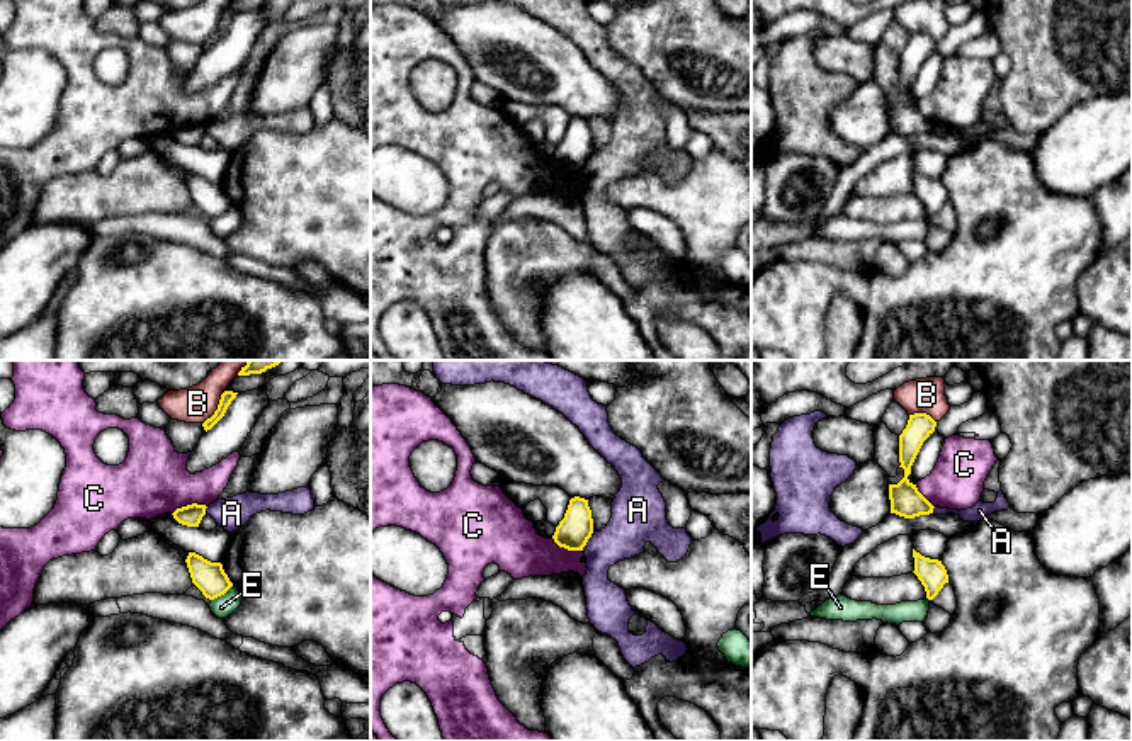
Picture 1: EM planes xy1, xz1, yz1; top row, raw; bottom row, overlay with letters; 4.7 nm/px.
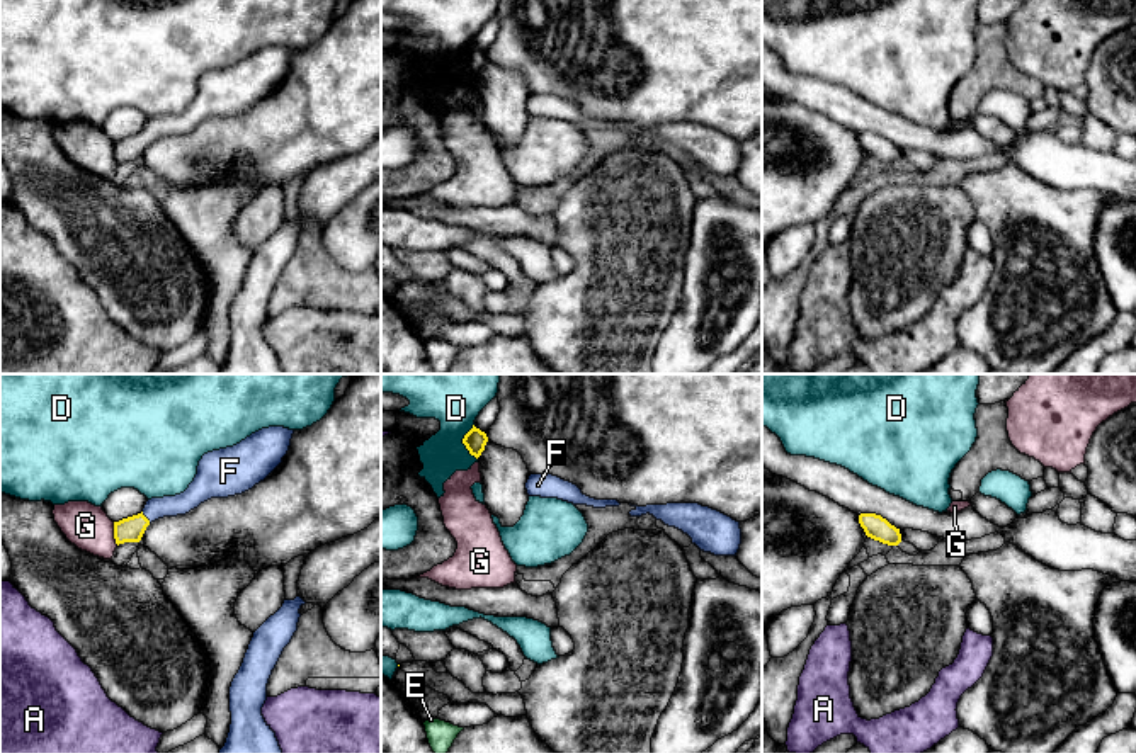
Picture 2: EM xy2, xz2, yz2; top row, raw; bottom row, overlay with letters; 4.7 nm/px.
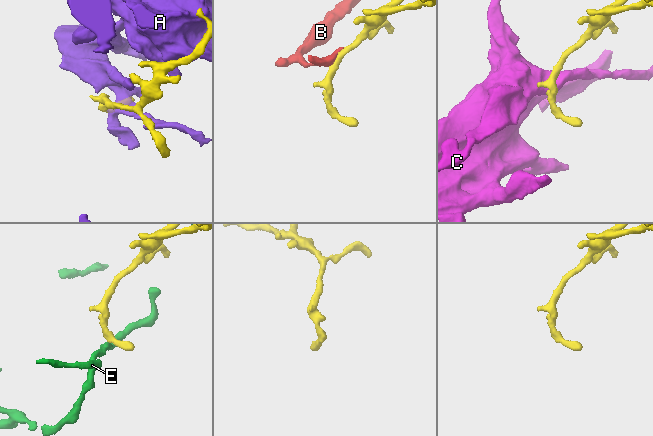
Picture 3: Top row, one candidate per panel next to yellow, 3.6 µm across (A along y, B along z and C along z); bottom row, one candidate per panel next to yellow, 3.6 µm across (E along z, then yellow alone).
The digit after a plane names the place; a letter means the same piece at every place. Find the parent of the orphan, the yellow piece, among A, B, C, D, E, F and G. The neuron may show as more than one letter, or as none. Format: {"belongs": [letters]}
{"belongs": ["F"]}

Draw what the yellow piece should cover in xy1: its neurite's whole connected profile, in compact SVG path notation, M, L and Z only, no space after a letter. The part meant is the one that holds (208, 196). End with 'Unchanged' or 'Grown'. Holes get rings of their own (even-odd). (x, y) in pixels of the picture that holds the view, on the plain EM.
M189 172L185 182L192 202L202 211L206 218L214 219L233 206L221 182L211 182L195 172Z. Unchanged

